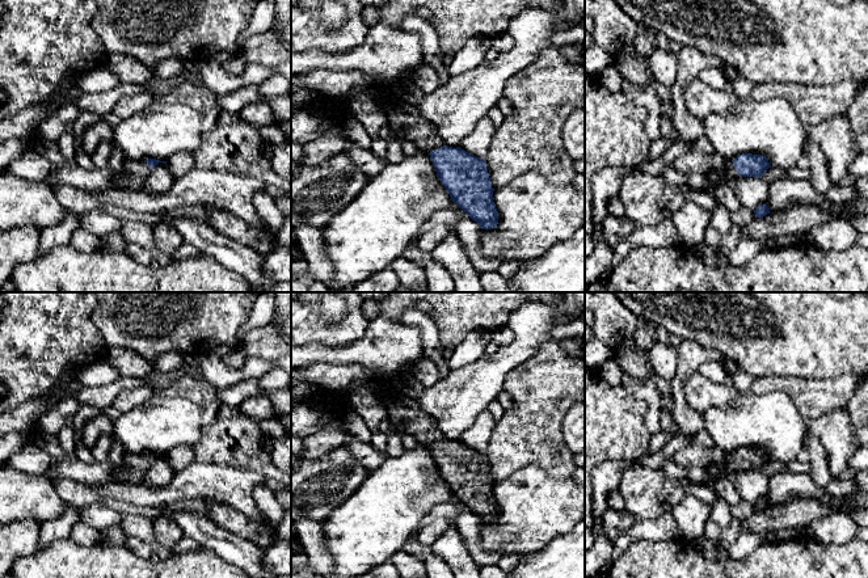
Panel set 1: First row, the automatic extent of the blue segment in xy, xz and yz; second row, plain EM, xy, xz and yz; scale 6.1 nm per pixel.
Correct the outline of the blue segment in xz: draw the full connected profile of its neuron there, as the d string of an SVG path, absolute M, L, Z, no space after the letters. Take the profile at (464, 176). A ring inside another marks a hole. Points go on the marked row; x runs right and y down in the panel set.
M397 101L385 107L387 128L396 134L399 140L410 140L430 151L430 160L435 168L437 177L456 203L480 228L492 229L498 224L498 211L493 202L493 191L485 159L476 157L460 147L452 148L443 143L438 135L437 126L429 121L417 105Z

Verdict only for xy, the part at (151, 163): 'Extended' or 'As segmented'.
Extended

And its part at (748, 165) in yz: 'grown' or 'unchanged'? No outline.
grown

